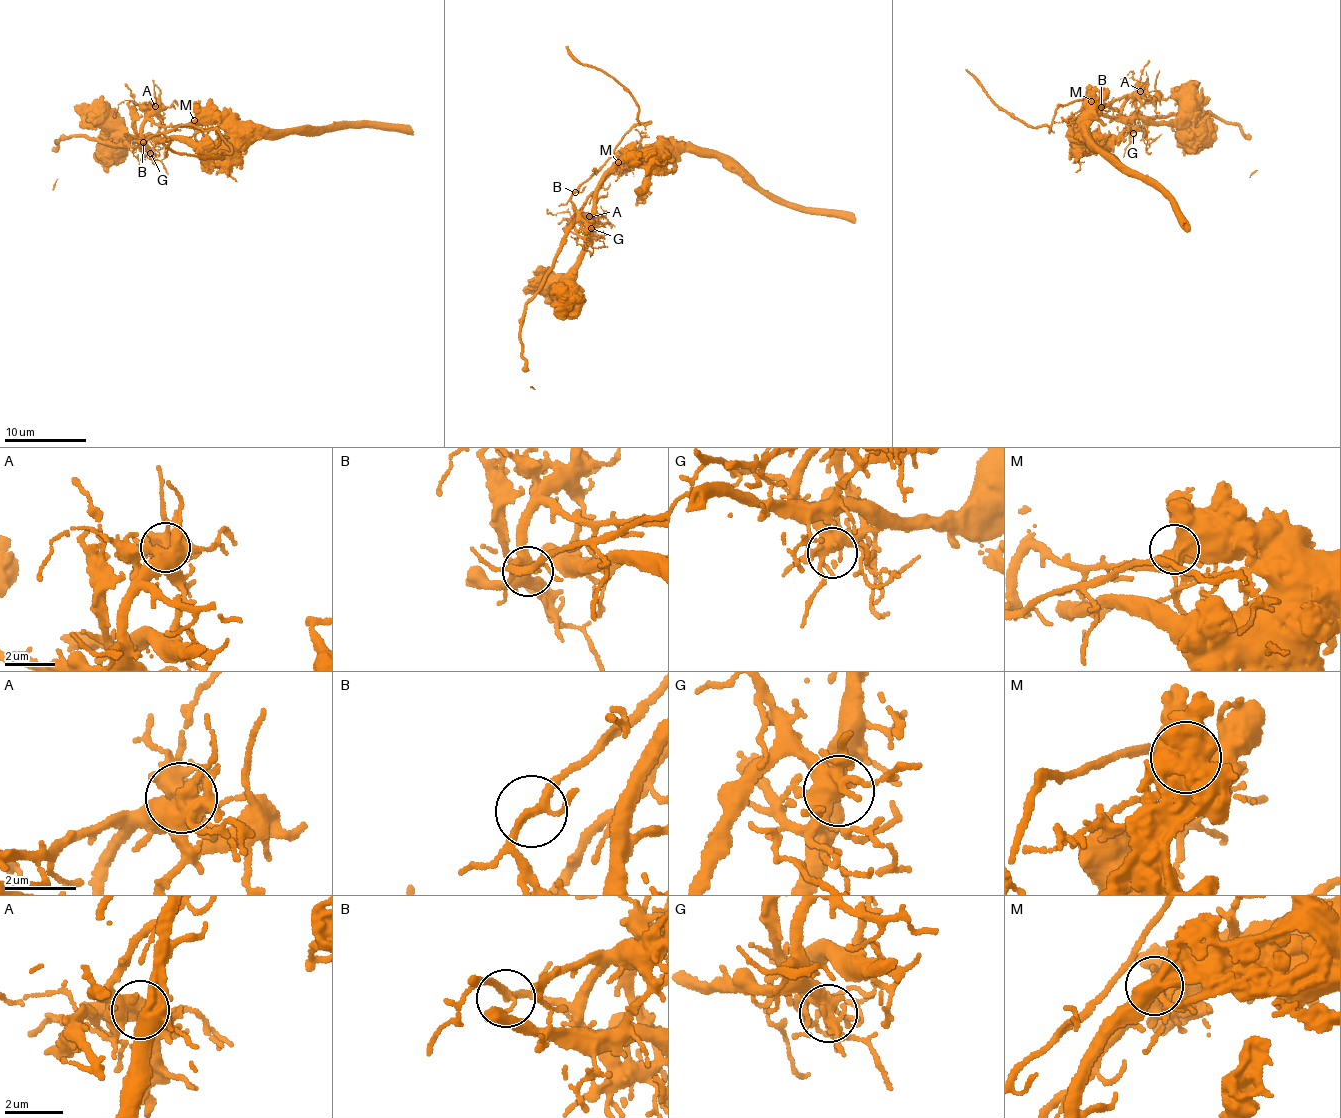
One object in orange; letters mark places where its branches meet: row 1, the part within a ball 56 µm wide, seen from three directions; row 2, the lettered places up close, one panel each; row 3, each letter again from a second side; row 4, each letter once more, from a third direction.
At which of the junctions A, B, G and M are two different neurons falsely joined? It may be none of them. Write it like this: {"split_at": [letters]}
{"split_at": ["M"]}

